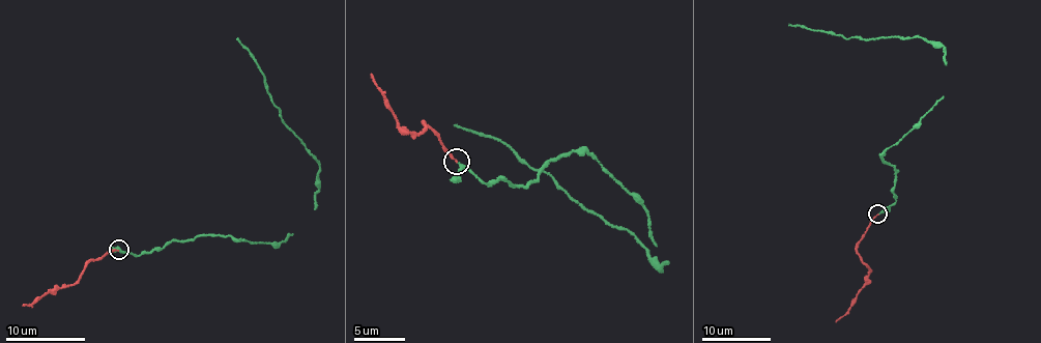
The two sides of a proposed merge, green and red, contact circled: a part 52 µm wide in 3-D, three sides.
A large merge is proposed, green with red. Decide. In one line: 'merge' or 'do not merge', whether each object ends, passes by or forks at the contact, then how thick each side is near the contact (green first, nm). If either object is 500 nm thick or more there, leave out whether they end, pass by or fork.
merge; green passes by; red ends; calibres 170 and 150 nm

